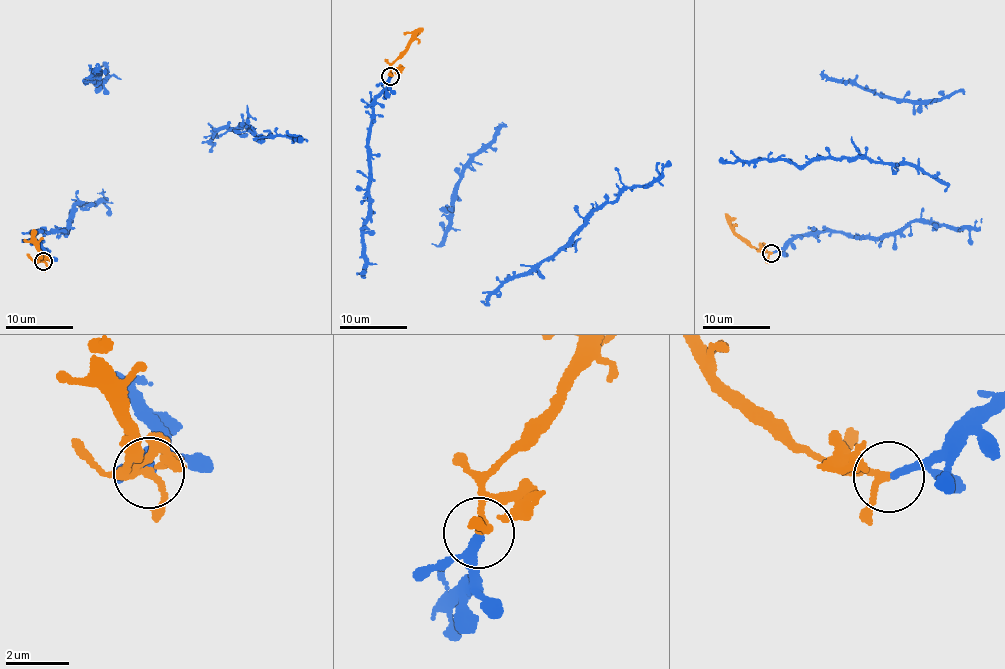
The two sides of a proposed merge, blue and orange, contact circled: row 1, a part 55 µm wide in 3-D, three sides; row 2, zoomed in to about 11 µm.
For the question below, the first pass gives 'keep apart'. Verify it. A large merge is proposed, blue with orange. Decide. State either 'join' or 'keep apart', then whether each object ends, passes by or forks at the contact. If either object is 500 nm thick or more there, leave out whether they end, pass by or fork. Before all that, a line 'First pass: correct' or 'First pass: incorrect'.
First pass: incorrect
join | blue ends | orange passes by

